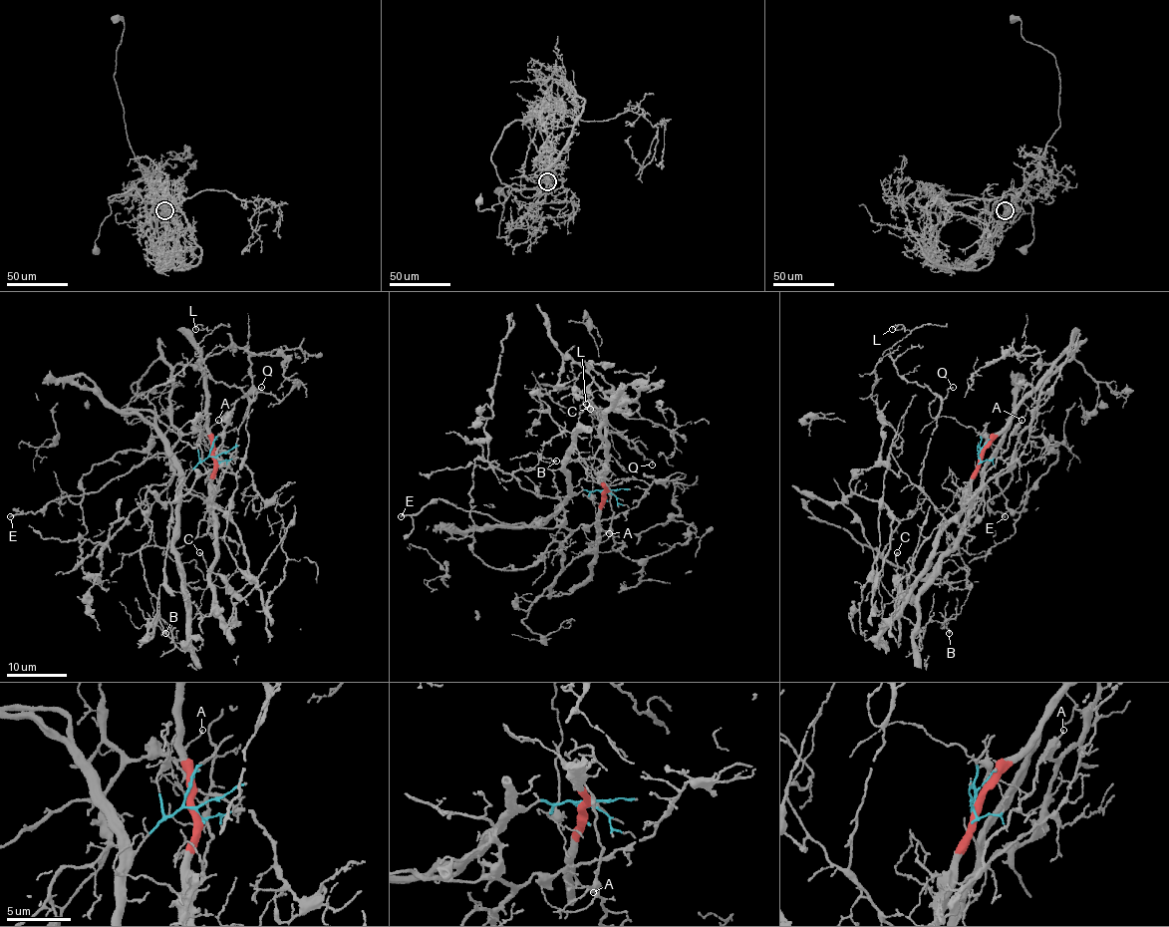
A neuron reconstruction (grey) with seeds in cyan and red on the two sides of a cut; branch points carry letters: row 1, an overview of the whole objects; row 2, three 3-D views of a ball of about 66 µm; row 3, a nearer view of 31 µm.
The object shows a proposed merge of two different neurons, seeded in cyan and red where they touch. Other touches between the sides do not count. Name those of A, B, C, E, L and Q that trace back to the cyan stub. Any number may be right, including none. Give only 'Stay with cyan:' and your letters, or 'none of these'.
Stay with cyan: B, L, Q

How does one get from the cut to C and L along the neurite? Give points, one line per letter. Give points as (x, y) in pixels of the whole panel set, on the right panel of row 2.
C: (981, 455), (965, 506), (940, 536), (927, 571), (891, 625), (898, 600), (897, 552)
L: (979, 457), (981, 486), (953, 547), (871, 397), (876, 364), (911, 332), (892, 329)

